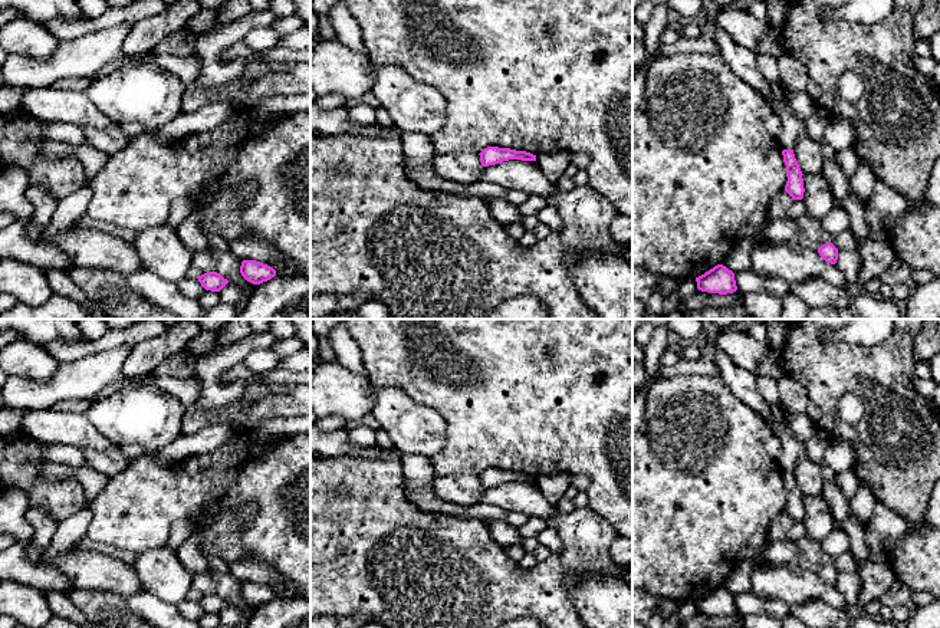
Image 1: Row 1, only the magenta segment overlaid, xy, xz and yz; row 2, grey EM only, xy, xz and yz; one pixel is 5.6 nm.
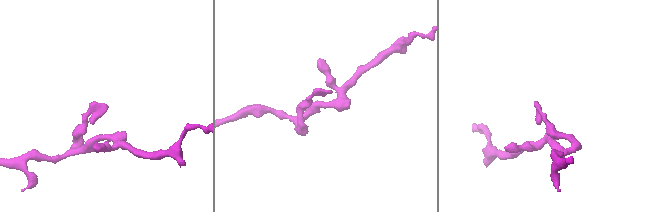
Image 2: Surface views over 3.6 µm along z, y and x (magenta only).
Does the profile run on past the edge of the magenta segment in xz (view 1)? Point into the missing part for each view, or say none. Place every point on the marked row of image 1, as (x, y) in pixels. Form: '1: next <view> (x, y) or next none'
1: next none

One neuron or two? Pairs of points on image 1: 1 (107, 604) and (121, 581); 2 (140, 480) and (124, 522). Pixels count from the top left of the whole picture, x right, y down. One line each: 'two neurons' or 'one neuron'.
1: two neurons
2: one neuron

